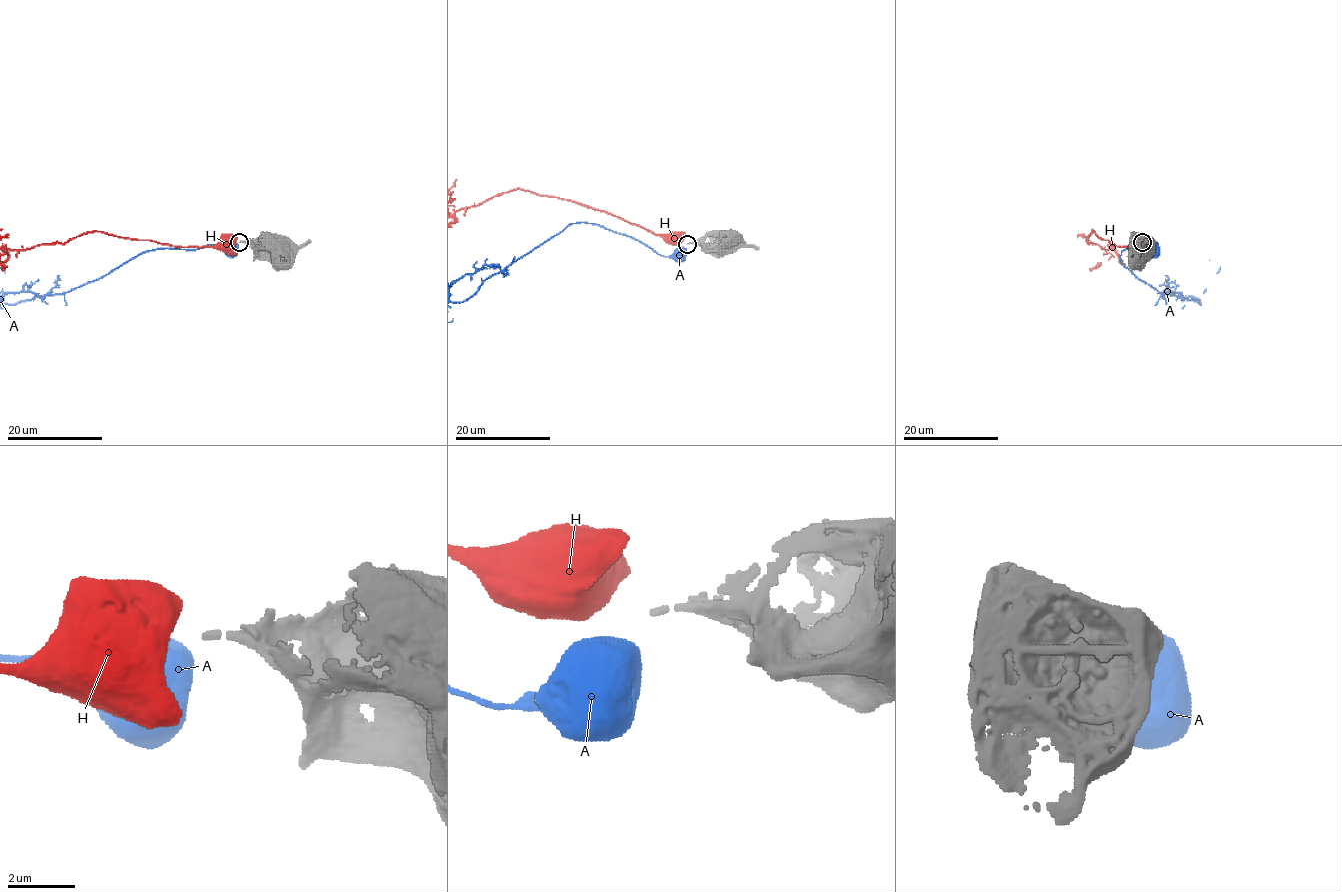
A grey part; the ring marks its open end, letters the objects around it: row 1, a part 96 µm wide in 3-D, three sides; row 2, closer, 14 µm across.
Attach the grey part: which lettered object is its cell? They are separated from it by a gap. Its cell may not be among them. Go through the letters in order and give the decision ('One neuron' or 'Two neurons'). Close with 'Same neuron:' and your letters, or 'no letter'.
A: Two neurons
H: Two neurons
Same neuron: no letter

